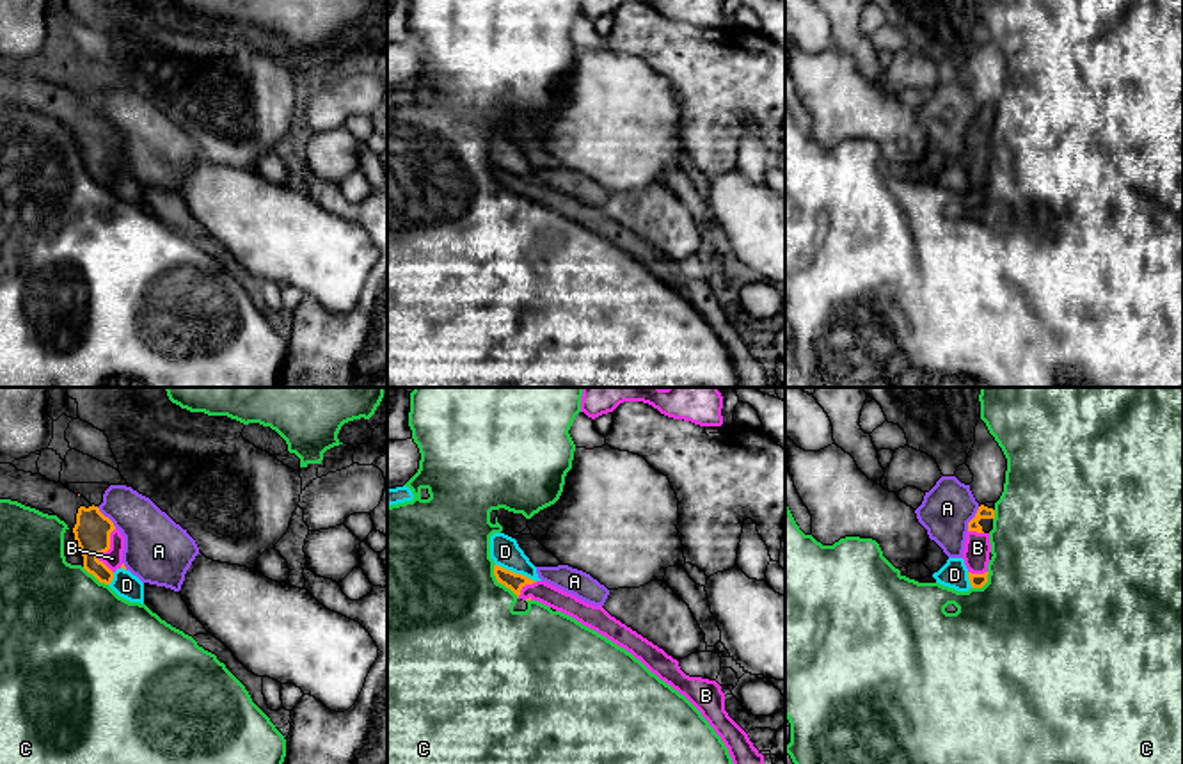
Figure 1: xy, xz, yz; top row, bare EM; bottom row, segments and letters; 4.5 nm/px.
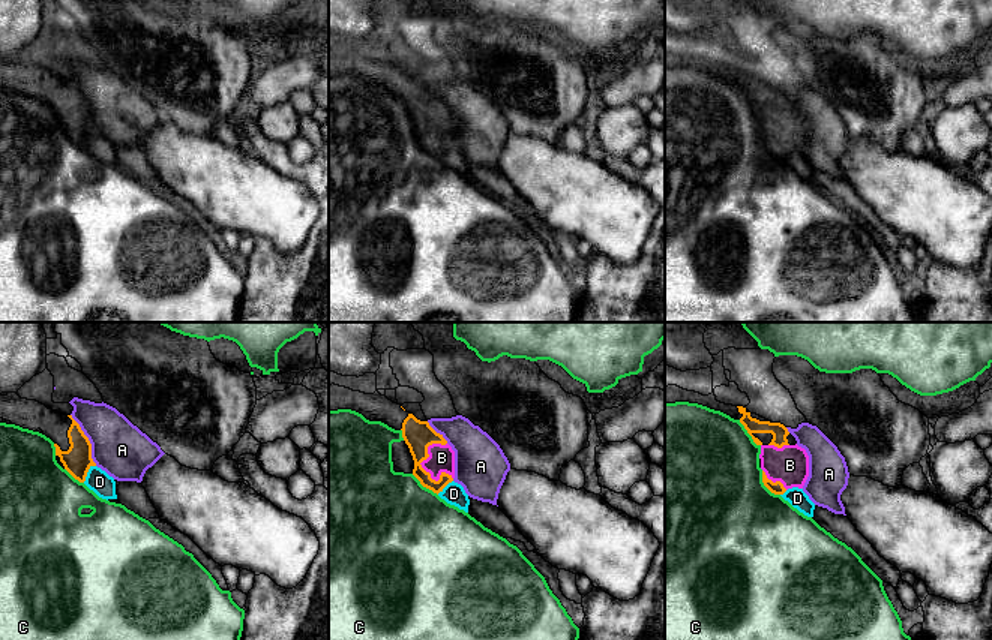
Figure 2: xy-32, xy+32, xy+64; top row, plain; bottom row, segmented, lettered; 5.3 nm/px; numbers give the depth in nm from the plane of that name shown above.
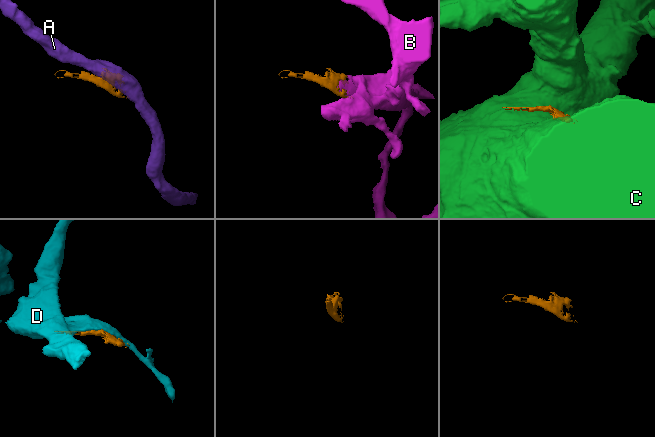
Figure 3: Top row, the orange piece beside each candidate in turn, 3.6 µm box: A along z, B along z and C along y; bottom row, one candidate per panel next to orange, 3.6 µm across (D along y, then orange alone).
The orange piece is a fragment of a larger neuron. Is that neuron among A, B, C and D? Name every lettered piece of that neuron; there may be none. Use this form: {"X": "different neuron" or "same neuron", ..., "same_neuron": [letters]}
{"A": "different neuron", "B": "same neuron", "C": "different neuron", "D": "different neuron", "same_neuron": ["B"]}

